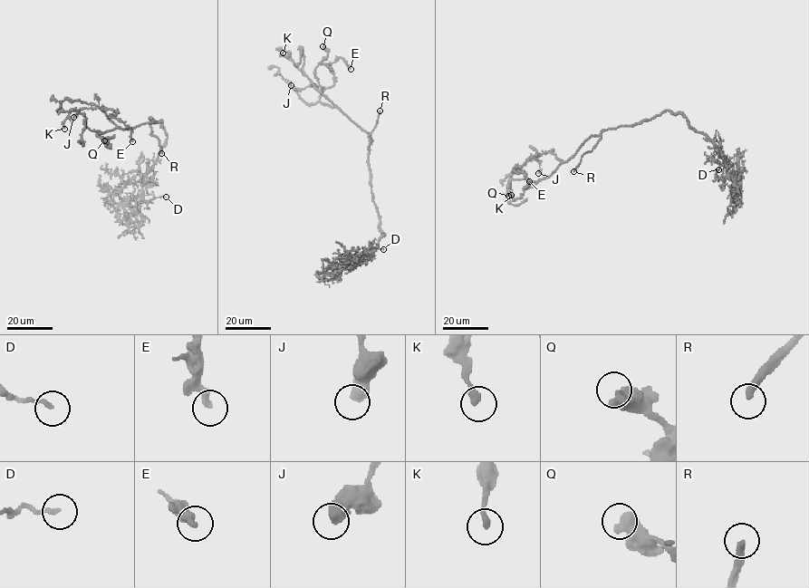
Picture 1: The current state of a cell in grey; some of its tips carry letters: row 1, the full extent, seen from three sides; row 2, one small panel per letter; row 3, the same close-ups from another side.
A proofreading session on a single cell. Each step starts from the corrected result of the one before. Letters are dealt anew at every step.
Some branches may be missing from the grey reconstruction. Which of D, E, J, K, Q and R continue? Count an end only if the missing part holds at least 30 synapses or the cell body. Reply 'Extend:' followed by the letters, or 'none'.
Extend: R

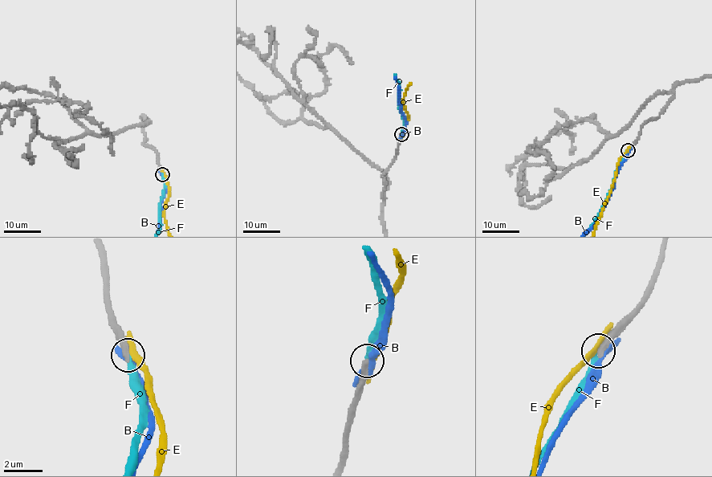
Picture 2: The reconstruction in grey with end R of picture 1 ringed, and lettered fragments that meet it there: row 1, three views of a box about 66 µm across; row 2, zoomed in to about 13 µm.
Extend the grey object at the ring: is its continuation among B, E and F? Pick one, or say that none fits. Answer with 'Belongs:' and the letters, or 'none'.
Belongs: F

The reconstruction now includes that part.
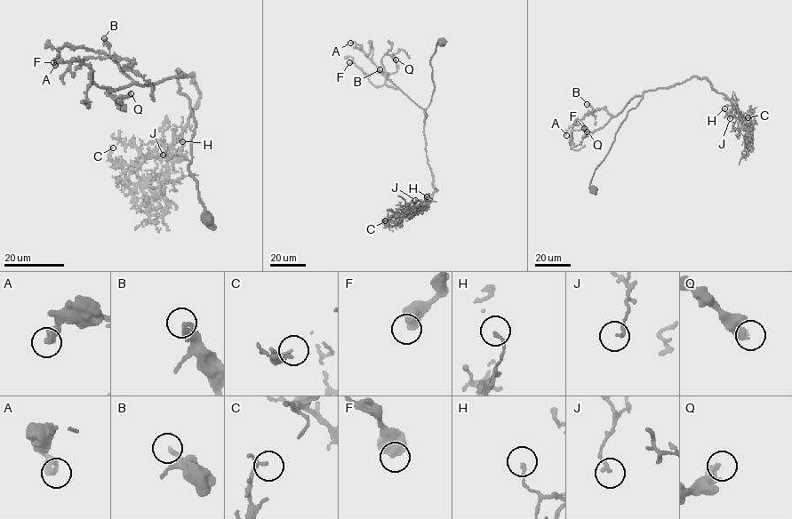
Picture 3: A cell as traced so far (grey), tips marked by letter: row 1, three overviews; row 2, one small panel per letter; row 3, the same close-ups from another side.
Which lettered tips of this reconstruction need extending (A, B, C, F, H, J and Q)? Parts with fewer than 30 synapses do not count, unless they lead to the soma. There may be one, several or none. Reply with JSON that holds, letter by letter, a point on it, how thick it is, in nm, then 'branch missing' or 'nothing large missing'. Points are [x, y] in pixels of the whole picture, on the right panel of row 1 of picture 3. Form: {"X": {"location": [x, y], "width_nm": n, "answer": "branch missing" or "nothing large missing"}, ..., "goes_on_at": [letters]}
{"A": {"location": [566, 135], "width_nm": 400, "answer": "nothing large missing"}, "B": {"location": [587, 104], "width_nm": 240, "answer": "nothing large missing"}, "C": {"location": [748, 117], "width_nm": 110, "answer": "nothing large missing"}, "F": {"location": [584, 128], "width_nm": 700, "answer": "nothing large missing"}, "H": {"location": [724, 108], "width_nm": 140, "answer": "nothing large missing"}, "J": {"location": [730, 118], "width_nm": 150, "answer": "nothing large missing"}, "Q": {"location": [587, 131], "width_nm": 360, "answer": "nothing large missing"}, "goes_on_at": []}

